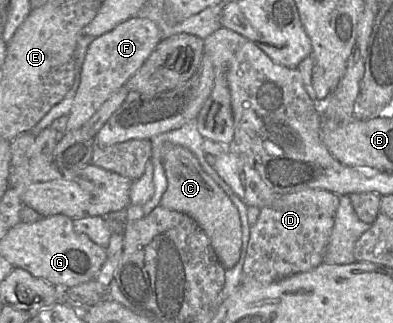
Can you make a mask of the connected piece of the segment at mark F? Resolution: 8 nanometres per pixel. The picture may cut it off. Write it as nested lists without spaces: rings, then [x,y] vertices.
[[[134,16],[97,37],[88,47],[81,69],[81,80],[68,115],[66,132],[83,127],[112,93],[126,82],[147,60],[159,42],[161,32],[155,22]]]

